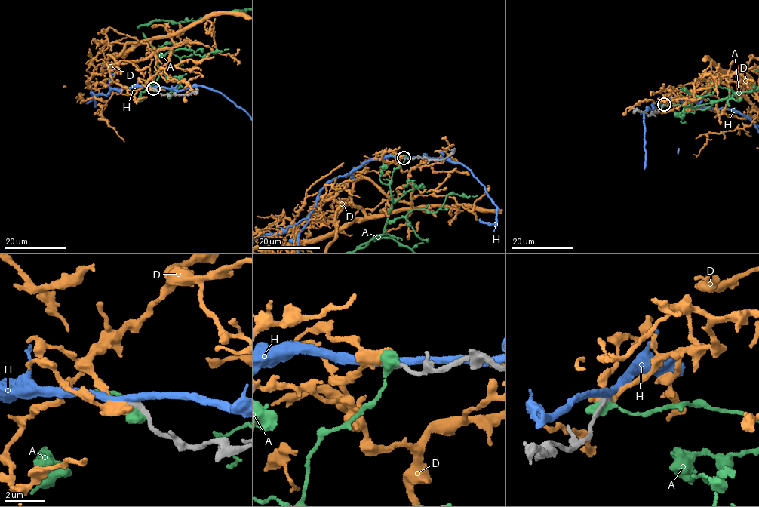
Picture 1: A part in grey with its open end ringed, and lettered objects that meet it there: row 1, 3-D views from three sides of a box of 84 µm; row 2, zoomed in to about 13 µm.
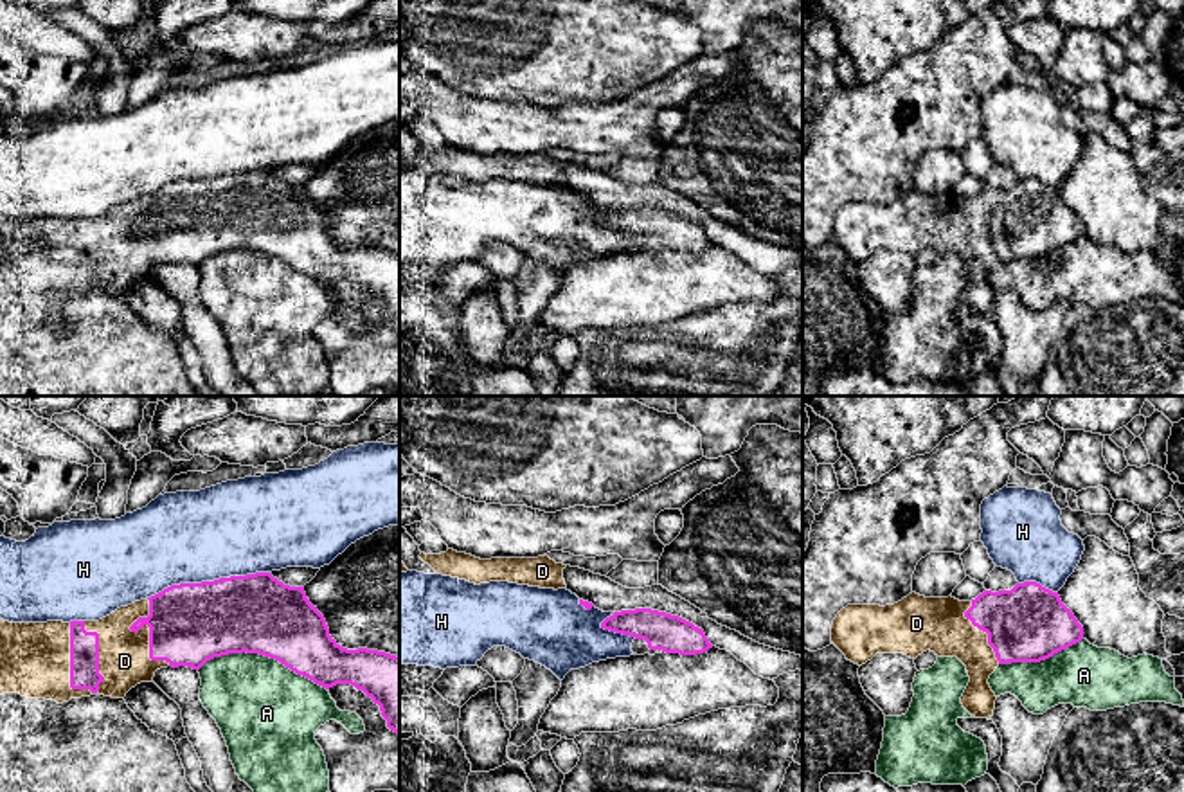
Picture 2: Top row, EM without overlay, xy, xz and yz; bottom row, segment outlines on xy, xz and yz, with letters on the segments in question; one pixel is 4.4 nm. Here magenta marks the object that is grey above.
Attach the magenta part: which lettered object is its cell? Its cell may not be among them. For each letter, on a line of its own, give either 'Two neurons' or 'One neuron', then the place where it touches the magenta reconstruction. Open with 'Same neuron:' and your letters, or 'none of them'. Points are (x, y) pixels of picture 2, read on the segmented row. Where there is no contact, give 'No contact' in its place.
Same neuron: D
A: Two neurons. Touches magenta at xy (263, 654)
D: One neuron. Touches magenta at xy (146, 623)
H: Two neurons. Touches magenta at xy (207, 582)

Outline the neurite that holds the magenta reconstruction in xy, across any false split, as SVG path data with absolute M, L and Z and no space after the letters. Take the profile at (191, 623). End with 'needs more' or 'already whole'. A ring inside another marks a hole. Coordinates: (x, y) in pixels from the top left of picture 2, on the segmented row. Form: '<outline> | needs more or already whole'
M270 572L180 583L121 607L99 621L9 623L0 619L0 695L56 700L94 693L124 698L160 668L200 670L229 653L259 653L329 689L351 684L380 706L387 727L399 733L399 657L378 650L347 650L331 635L304 587L290 587Z | needs more

